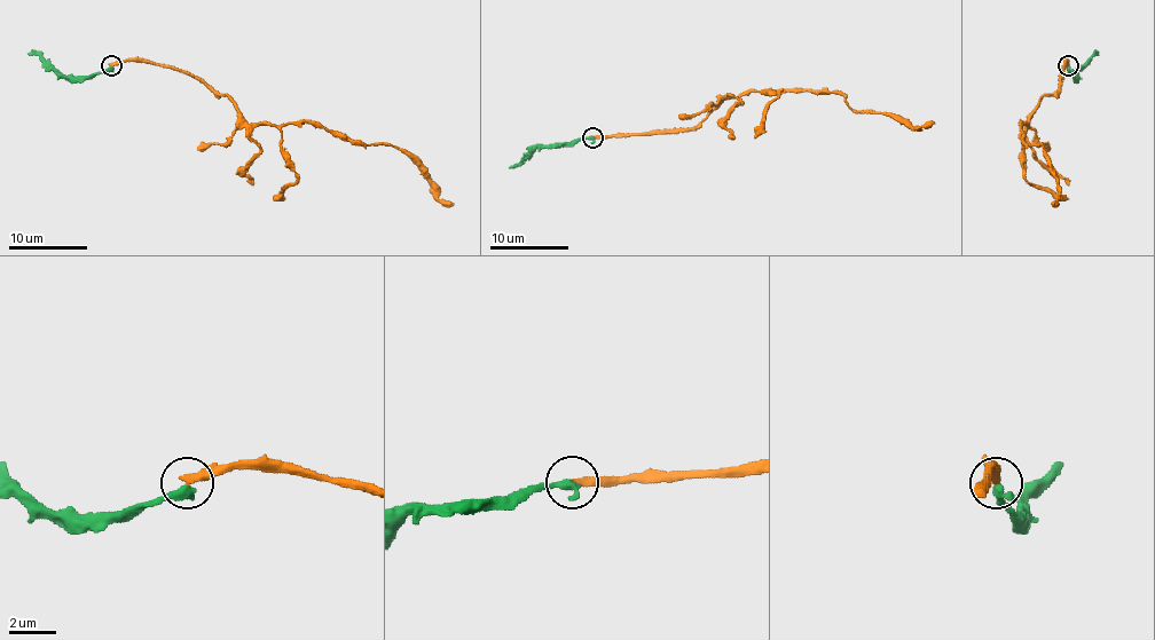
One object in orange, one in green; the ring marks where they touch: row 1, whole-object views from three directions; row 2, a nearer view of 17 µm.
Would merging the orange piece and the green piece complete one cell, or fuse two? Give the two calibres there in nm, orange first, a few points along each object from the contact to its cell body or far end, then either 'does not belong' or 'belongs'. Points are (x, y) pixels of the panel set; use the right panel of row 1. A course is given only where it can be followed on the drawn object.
calibres 380 and 440 nm; course orange (1067, 65), (1059, 87), (1020, 123), (1020, 136), (1039, 144), (1051, 166), (1051, 203); course green (1067, 68), (1075, 77), (1099, 54); does not belong

